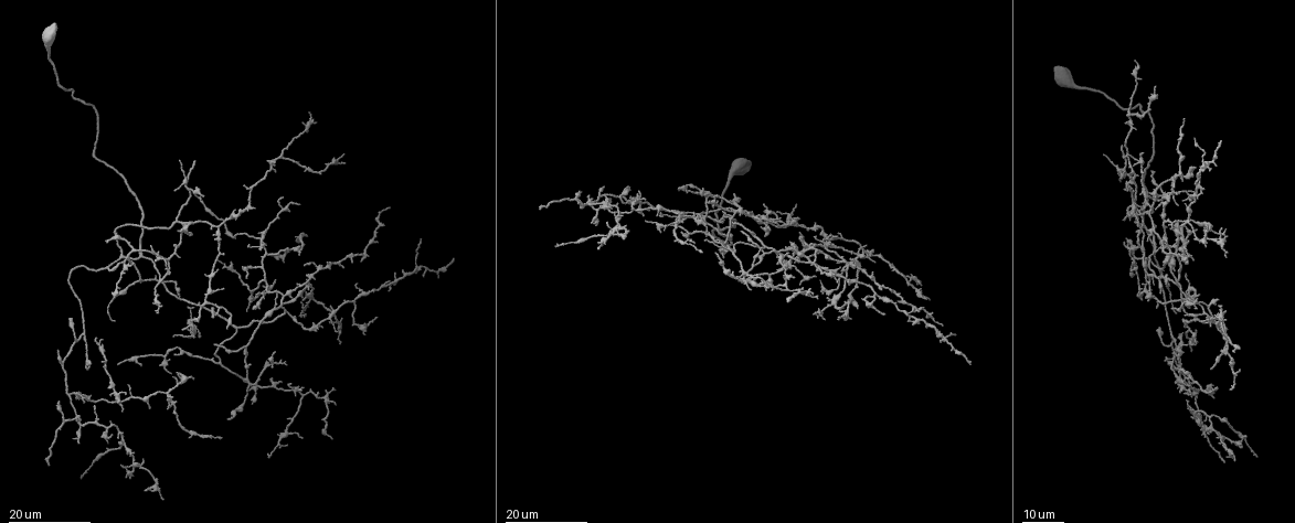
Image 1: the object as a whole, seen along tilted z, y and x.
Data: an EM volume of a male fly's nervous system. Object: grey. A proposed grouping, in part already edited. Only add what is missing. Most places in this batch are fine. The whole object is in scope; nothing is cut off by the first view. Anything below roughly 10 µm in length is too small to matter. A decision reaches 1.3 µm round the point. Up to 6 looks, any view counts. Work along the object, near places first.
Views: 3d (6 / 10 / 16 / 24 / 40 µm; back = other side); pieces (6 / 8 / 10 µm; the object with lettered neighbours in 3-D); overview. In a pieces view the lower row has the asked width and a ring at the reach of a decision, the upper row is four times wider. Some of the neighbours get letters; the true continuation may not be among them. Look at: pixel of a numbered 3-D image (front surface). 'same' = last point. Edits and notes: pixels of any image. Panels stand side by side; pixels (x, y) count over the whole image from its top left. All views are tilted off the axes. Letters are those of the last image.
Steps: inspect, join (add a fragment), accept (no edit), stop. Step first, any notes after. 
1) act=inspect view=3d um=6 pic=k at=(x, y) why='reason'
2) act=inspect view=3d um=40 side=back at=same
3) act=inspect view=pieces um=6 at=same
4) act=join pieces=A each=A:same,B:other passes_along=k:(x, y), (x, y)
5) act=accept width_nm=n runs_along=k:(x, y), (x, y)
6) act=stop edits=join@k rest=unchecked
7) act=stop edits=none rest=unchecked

act=inspect view=3d um=16 pic=1 at=(1222, 460) why='long arm stops here'

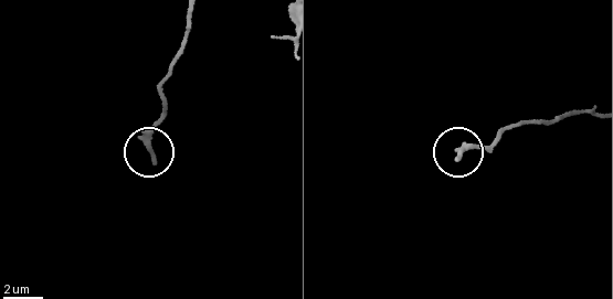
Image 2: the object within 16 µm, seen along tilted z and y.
act=inspect view=pieces um=10 pic=2 at=(155, 161) why='see the neighbours'

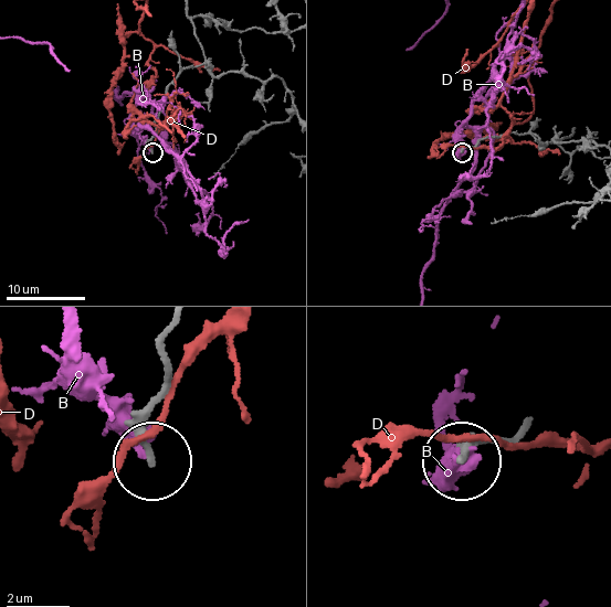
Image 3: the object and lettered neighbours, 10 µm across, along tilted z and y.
act=accept each=B:other,D:other runs_along=3:(526, 424), (477, 443), (464, 458) found='none of them fits'

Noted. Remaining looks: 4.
act=inspect view=3d um=16 pic=1 at=(85, 356) why='thin end'

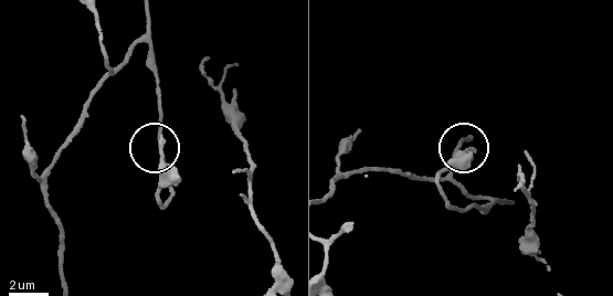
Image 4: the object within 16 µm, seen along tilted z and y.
act=inspect view=pieces um=8 pic=4 at=(162, 142)

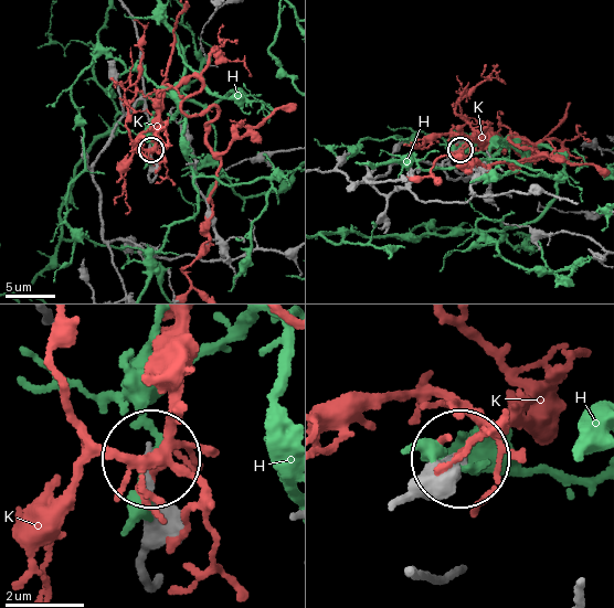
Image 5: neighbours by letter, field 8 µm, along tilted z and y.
act=accept each=H:other,K:other found='no lettered fragment goes on from it'

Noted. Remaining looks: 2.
act=inspect view=3d um=24 pic=1 at=(226, 420) why='branch stops here'

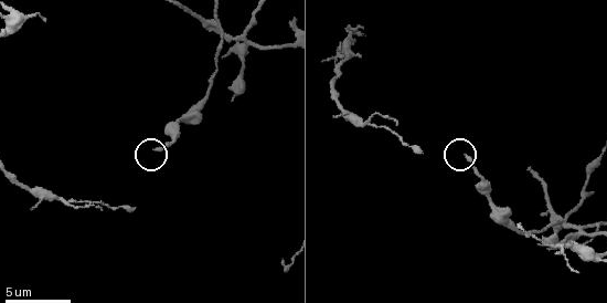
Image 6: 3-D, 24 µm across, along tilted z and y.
act=inspect view=pieces um=8 pic=6 at=(465, 157)

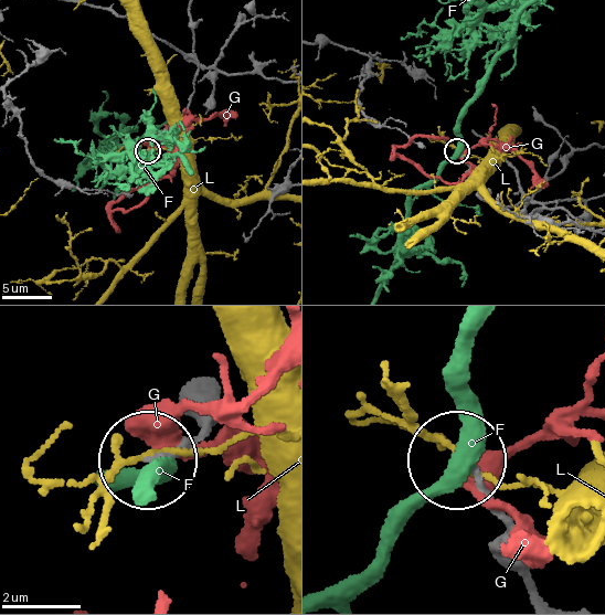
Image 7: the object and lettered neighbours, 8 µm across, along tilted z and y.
act=accept each=F:other,G:other,L:other runs_along=7:(533, 589), (464, 459) found='none of them fits'

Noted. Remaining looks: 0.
act=stop edits=none rest=unchecked

